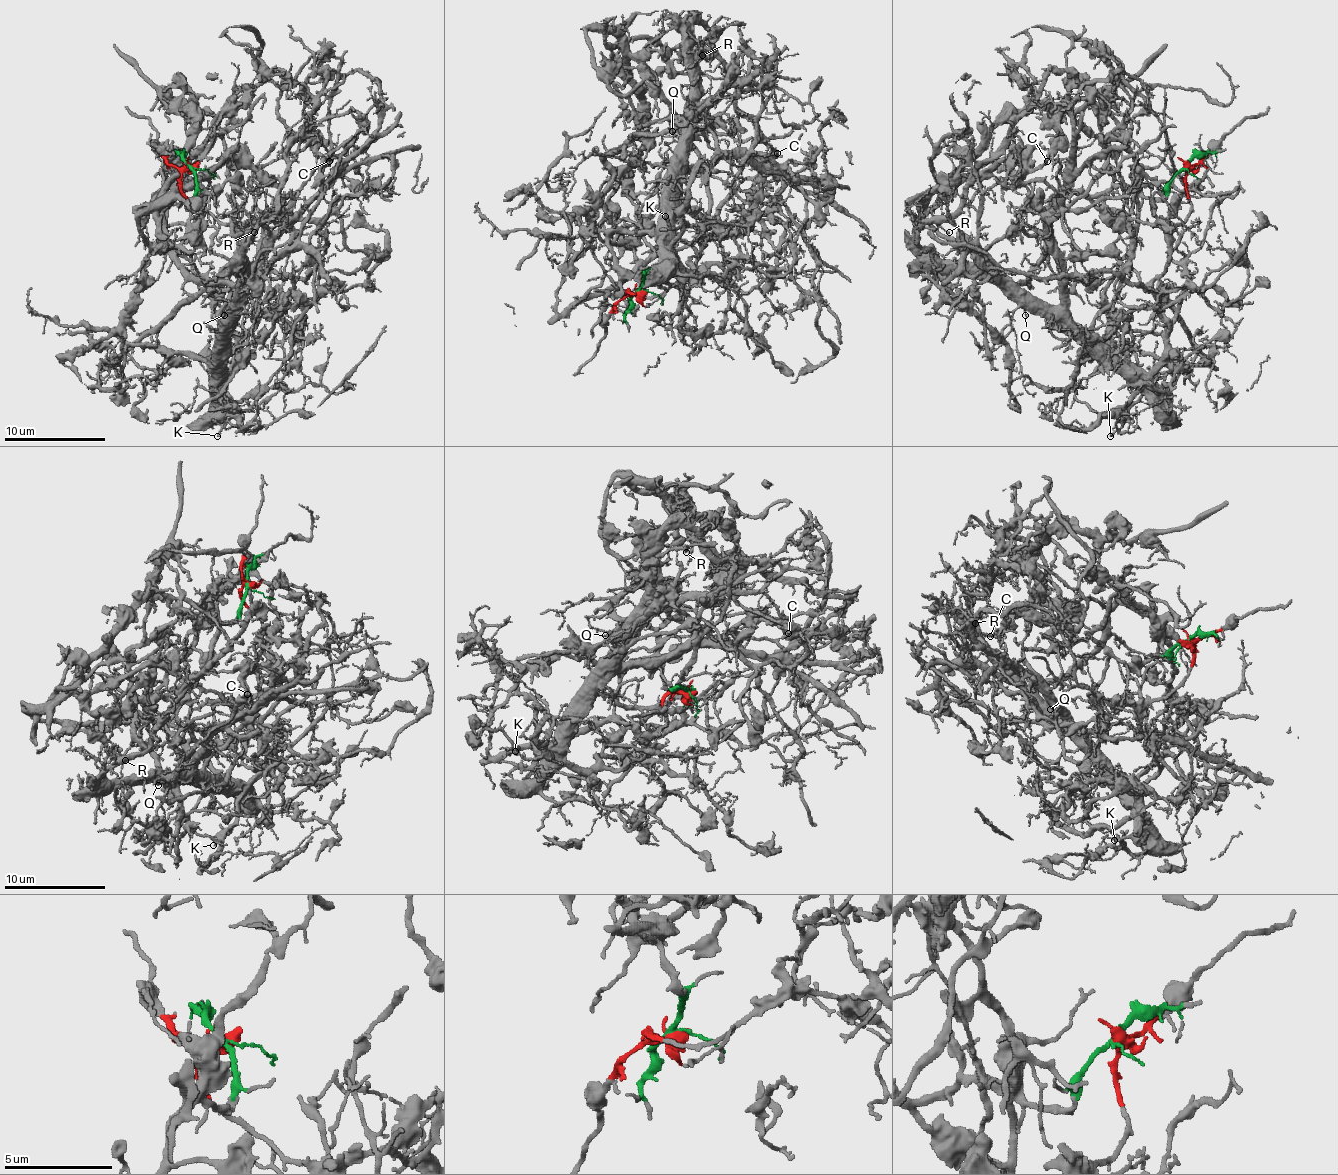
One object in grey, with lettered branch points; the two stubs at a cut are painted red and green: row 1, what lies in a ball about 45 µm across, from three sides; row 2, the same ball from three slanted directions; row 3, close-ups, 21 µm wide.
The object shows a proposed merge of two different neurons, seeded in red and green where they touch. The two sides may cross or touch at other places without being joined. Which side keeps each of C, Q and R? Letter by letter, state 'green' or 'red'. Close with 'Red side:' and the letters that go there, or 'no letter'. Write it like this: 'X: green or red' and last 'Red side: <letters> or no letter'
C: green
Q: green
R: green
Red side: no letter

